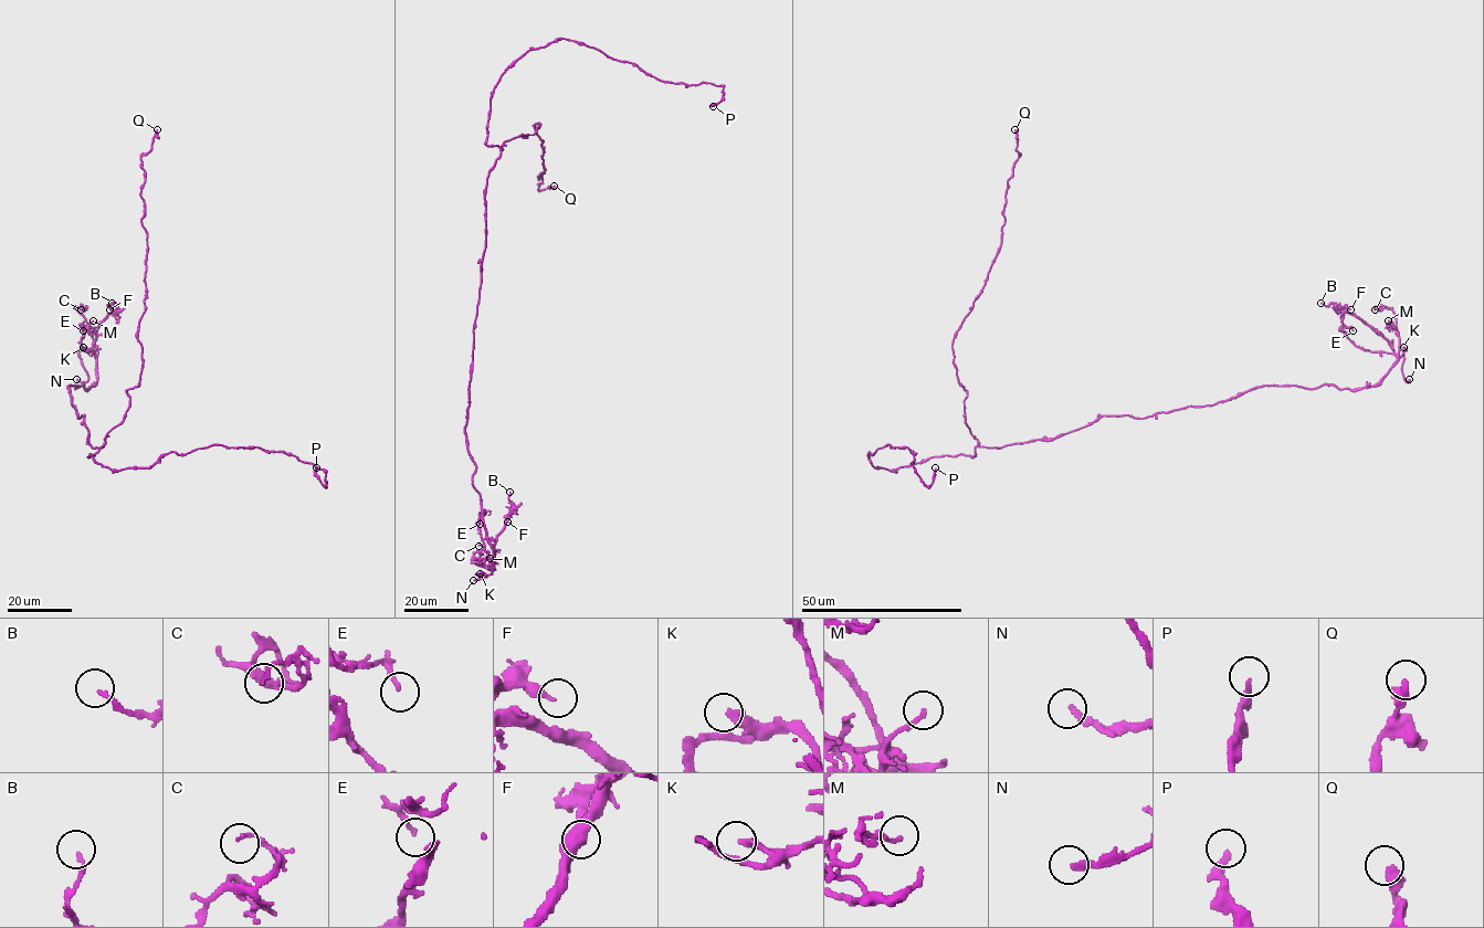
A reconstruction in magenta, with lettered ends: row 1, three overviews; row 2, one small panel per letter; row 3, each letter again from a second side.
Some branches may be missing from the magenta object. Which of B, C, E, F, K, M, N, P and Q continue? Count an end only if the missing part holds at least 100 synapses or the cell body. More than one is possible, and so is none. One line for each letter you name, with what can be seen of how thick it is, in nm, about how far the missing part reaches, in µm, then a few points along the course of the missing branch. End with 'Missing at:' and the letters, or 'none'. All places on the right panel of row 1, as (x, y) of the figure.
N: calibre 240 nm; missing 25 µm; course (1409, 379), (1408, 361), (1413, 359), (1425, 376), (1433, 396)
Missing at: N

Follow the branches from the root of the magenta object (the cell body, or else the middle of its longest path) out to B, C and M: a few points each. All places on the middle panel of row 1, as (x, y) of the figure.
B: (485, 229), (464, 433), (493, 568), (493, 545), (512, 509), (509, 492)
C: (485, 229), (464, 433), (476, 466), (472, 485), (480, 496), (495, 569), (472, 561), (483, 548), (479, 546)
M: (485, 229), (464, 433), (476, 466), (472, 485), (480, 496), (495, 569), (483, 563), (490, 558)

